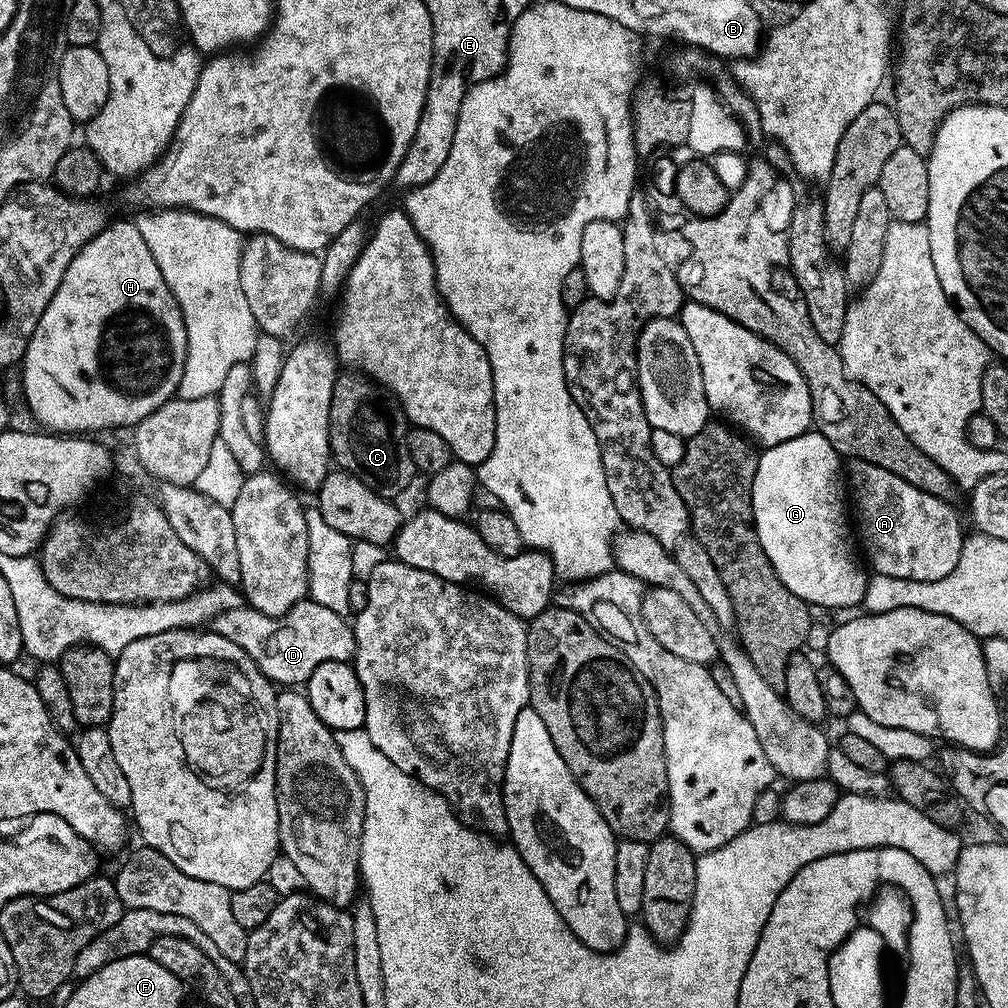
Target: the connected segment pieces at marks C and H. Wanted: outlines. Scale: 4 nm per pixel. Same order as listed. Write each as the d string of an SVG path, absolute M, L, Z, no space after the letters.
M344 370L337 375L334 382L334 394L330 398L332 459L343 471L366 482L370 490L374 490L382 497L397 498L396 496L402 495L411 486L412 476L417 475L414 462L410 458L410 450L406 446L409 427L409 421L405 417L403 408L400 407L400 401L385 394L381 385L375 380L355 370Z
M116 220L105 224L103 230L86 246L80 248L80 253L66 266L66 274L38 326L28 343L28 349L24 351L22 369L22 400L28 403L28 408L32 411L32 416L37 420L41 429L52 434L100 434L107 428L128 428L131 429L142 418L154 414L165 402L173 399L179 393L182 382L182 370L186 366L186 326L182 318L182 310L170 290L166 286L166 278L162 278L162 270L158 270L158 262L154 262L154 254L150 254L150 246L146 246L146 241L142 239L142 234L136 228L135 223L129 220Z

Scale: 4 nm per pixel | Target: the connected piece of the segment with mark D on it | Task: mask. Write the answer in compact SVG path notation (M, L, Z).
M311 598L300 600L285 616L267 616L247 606L226 610L211 621L210 628L222 634L222 638L238 642L238 646L254 658L265 678L276 686L307 685L310 674L314 674L322 662L351 661L356 654L353 625L327 606L318 606Z

